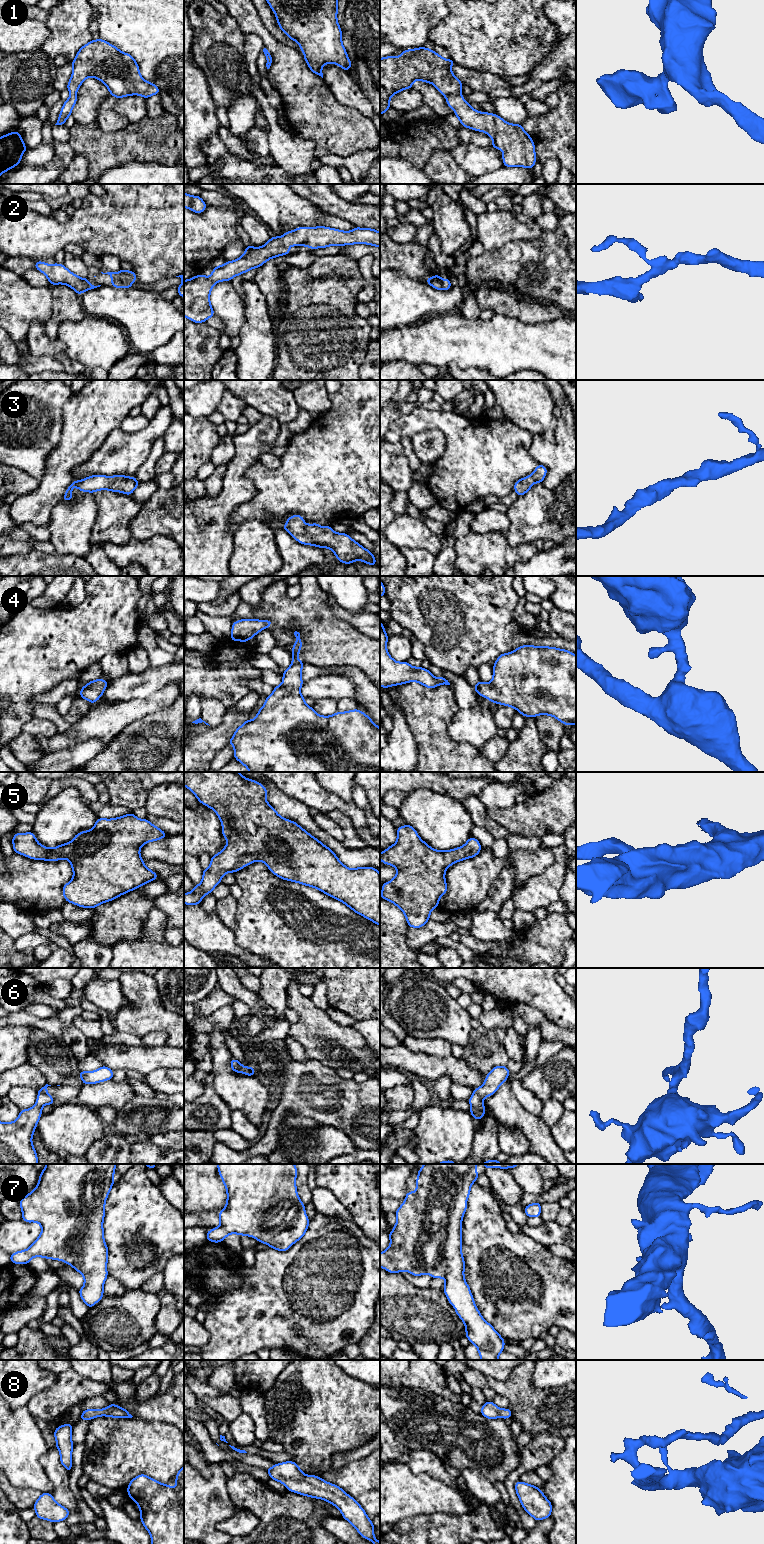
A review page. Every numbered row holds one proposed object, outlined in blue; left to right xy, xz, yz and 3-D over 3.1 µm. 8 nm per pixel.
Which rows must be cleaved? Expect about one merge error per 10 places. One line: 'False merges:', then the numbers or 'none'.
False merges: none

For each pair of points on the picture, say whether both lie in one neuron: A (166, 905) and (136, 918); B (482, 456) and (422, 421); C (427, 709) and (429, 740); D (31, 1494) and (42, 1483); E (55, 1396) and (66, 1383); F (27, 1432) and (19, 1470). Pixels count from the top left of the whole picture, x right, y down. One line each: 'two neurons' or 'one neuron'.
A: two neurons
B: one neuron
C: one neuron
D: two neurons
E: one neuron
F: one neuron

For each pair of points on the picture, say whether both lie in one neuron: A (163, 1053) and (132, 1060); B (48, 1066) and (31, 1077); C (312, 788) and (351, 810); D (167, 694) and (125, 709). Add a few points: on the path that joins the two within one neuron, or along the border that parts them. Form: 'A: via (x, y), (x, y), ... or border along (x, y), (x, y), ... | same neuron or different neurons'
A: via (155, 1057), (140, 1059) | same neuron
B: border along (27, 1060), (40, 1071), (46, 1083) | different neurons
C: via (322, 798), (326, 802), (334, 802), (341, 805) | same neuron
D: via (157, 701), (145, 707), (135, 709) | same neuron

